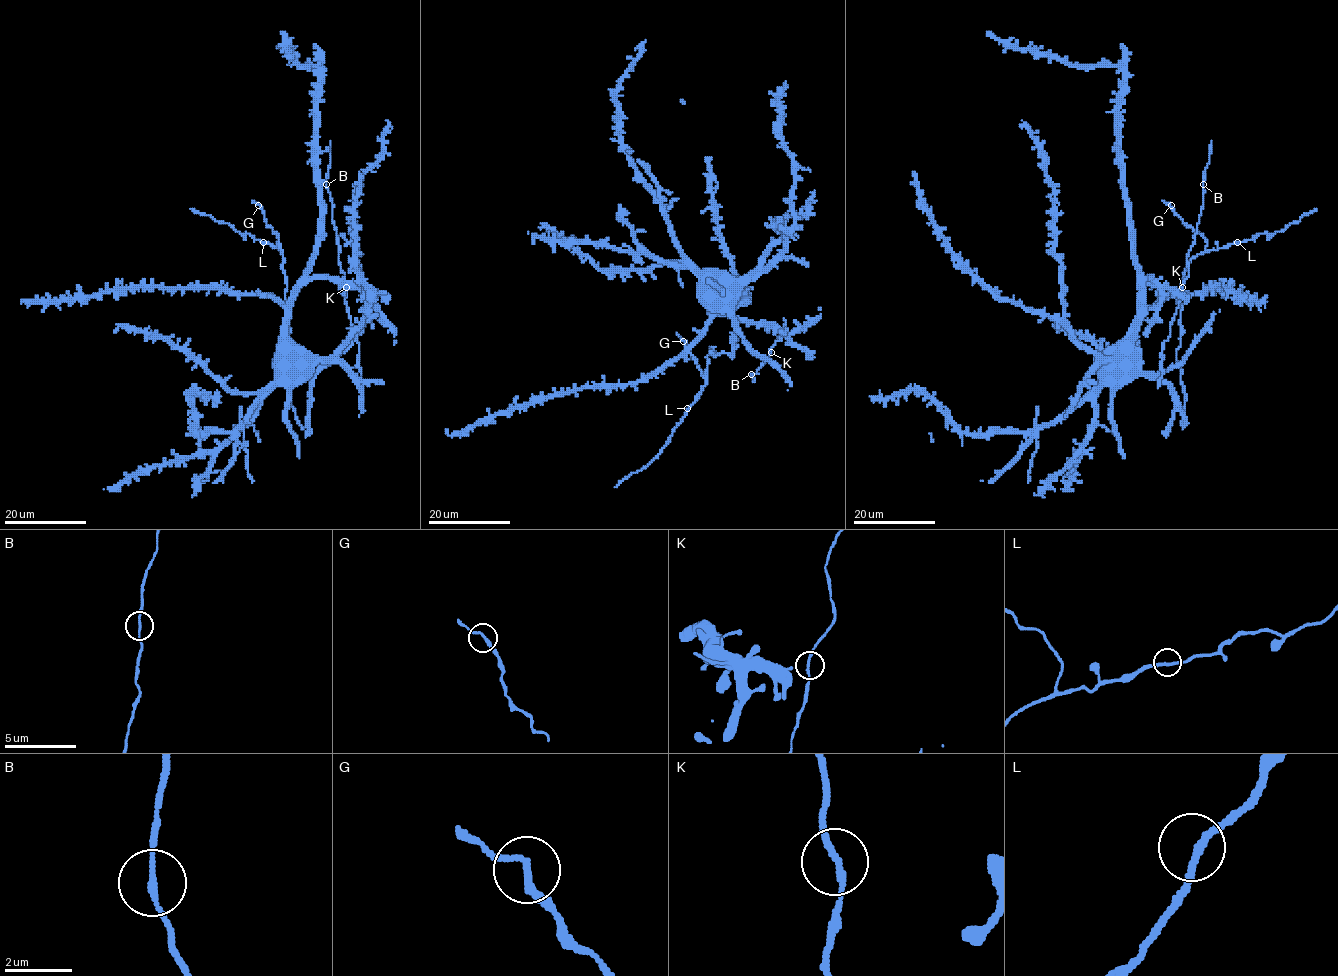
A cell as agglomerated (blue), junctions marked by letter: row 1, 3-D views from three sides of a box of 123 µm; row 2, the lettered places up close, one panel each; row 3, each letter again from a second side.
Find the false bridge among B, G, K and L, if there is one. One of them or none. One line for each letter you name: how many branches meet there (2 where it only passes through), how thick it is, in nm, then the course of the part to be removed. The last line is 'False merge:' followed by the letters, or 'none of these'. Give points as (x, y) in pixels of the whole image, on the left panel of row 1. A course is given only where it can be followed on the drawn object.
False merge: none of these

